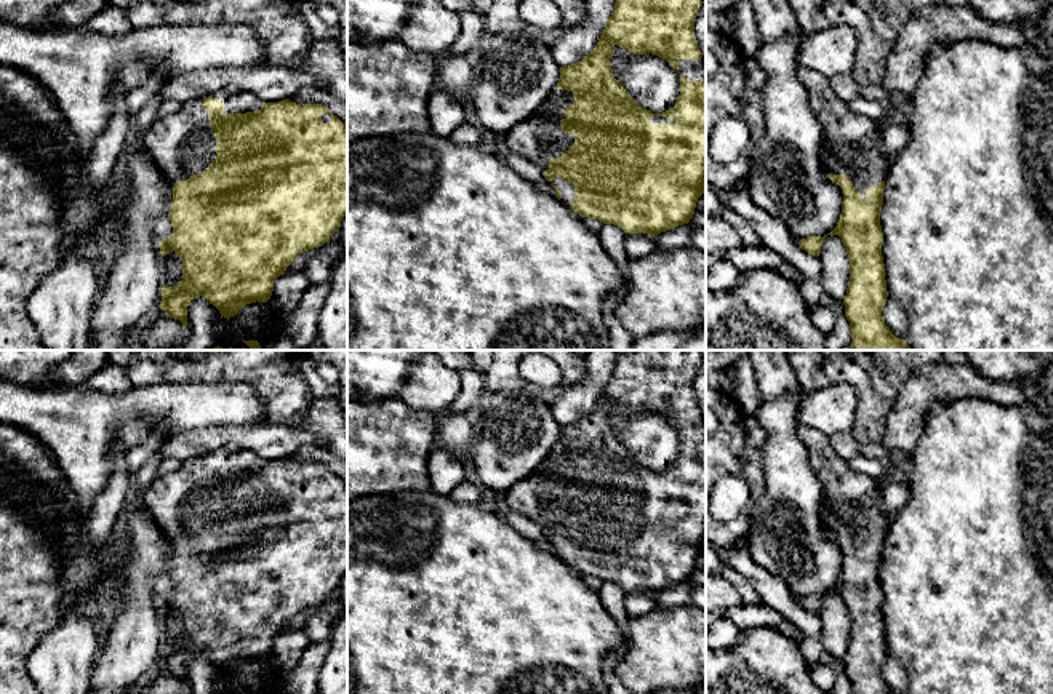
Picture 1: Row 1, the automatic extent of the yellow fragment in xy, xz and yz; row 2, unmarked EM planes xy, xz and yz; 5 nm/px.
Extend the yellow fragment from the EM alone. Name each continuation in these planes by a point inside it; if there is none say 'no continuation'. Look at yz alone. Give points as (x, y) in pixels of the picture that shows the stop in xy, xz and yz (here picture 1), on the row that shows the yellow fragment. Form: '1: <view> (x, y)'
1: yz (852, 146)

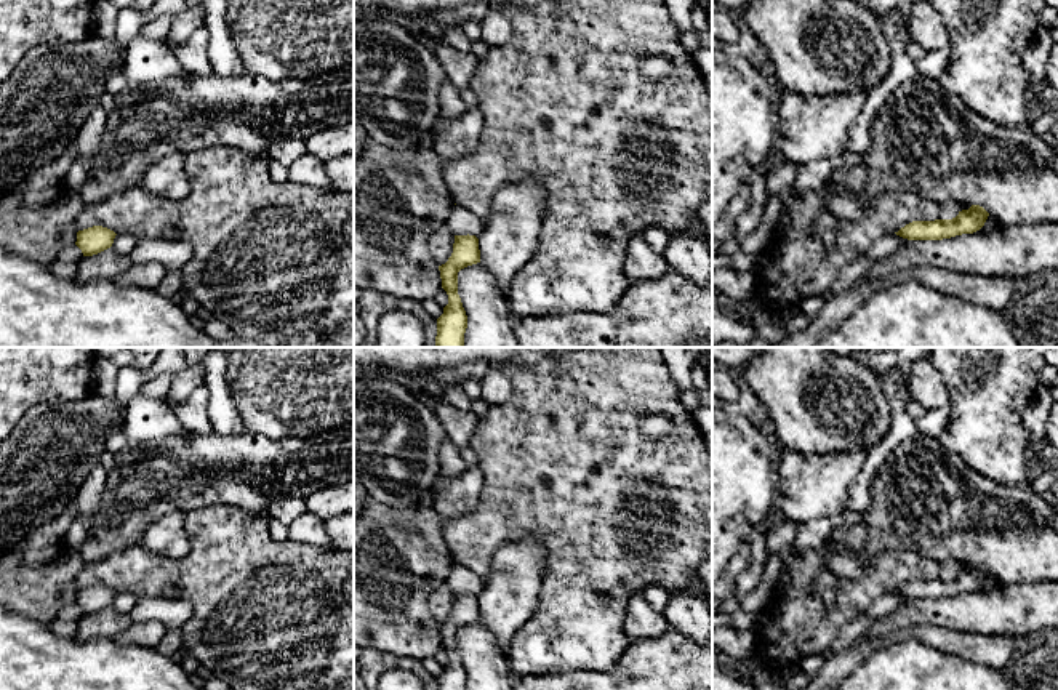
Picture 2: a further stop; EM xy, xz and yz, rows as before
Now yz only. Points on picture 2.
no continuation

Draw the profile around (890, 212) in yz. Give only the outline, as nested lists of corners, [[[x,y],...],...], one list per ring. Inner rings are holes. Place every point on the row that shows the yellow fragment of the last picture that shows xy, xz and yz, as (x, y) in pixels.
[[[888,192],[869,203],[869,215],[863,219],[836,216],[836,234],[840,245],[866,253],[882,235],[895,234],[912,221],[941,219],[938,203],[927,199]]]

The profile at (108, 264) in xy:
[[[107,248],[93,256],[83,256],[77,263],[77,277],[80,283],[88,283],[91,280],[104,279],[114,280],[117,275],[125,272],[131,266],[128,256],[118,255],[114,248]]]

